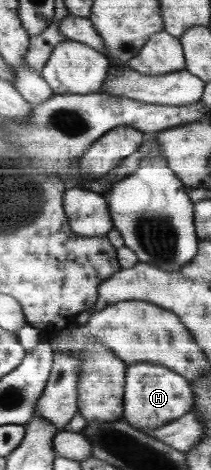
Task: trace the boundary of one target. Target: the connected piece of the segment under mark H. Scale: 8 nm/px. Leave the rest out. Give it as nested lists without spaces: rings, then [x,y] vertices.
[[[138,362],[127,367],[126,402],[122,418],[134,428],[158,428],[191,411],[195,404],[194,390],[186,377],[174,369],[149,362]]]

